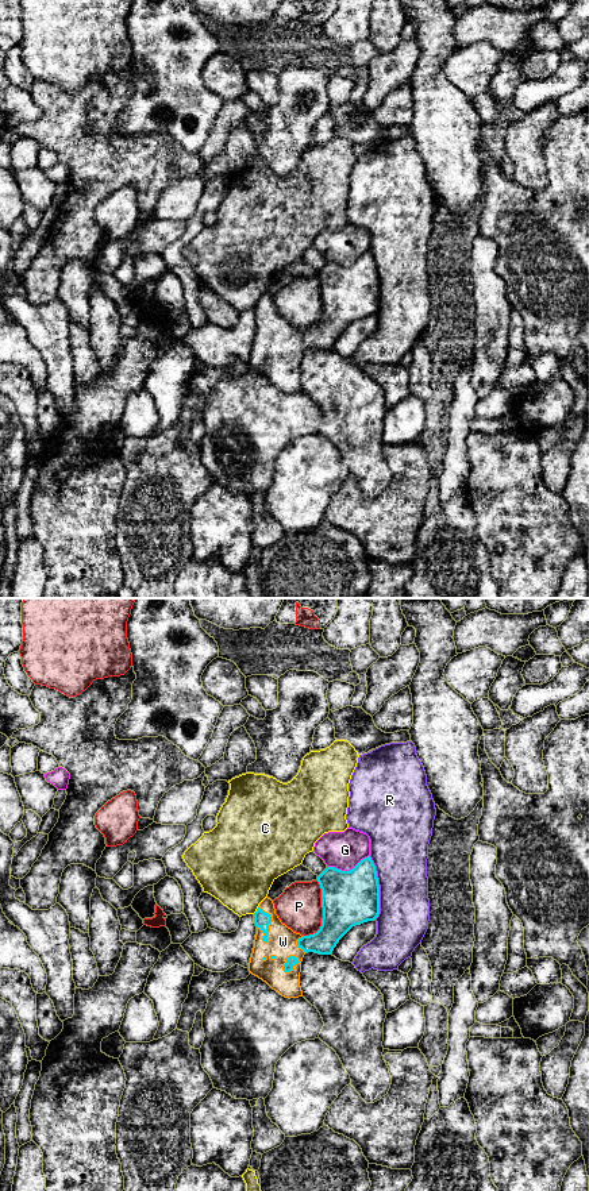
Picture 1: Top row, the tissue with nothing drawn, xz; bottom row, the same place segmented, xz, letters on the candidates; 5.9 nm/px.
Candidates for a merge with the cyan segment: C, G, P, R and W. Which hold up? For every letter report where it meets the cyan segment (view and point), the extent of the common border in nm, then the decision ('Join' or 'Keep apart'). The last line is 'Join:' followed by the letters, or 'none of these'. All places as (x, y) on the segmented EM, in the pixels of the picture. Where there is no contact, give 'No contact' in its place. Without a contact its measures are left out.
C: Touches cyan at xz (257, 910). Shared border 50 nm. Keep apart
G: Touches cyan at xz (347, 871). Shared border 260 nm. Keep apart
P: Touches cyan at xz (323, 913). Shared border 340 nm. Keep apart
R: Touches cyan at xz (378, 887). Shared border 380 nm. Keep apart
W: Touches cyan at xz (269, 924). Shared border 220 nm. Join
Join: W

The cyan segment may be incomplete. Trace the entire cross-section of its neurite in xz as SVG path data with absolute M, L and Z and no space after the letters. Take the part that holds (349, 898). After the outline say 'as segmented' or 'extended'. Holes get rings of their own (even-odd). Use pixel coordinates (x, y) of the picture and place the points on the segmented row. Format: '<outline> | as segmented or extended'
M370 856L350 871L327 867L317 882L323 918L313 934L301 936L282 924L267 897L254 913L257 934L249 971L289 999L303 997L300 972L305 953L331 955L353 926L380 914L380 884Z | extended

